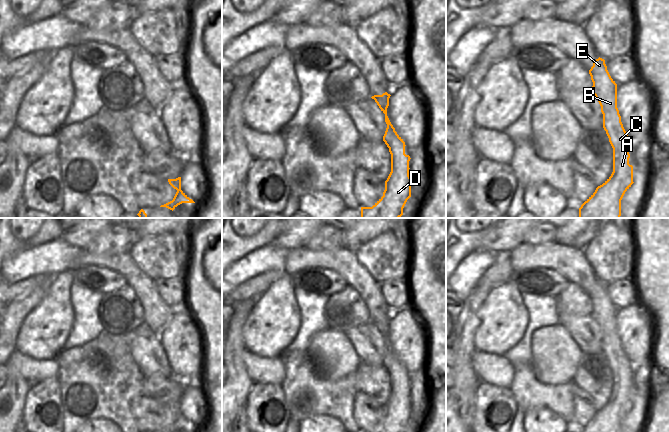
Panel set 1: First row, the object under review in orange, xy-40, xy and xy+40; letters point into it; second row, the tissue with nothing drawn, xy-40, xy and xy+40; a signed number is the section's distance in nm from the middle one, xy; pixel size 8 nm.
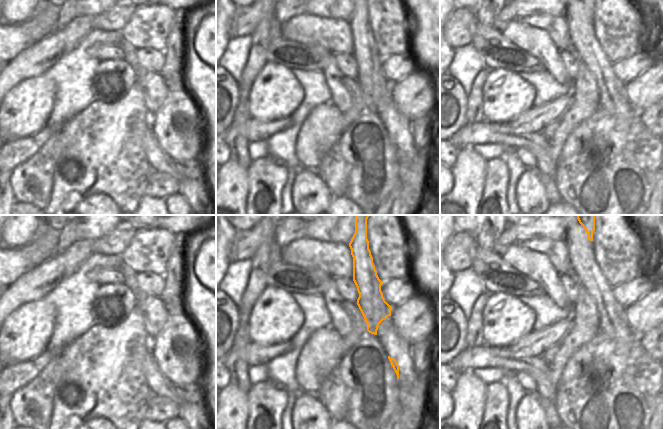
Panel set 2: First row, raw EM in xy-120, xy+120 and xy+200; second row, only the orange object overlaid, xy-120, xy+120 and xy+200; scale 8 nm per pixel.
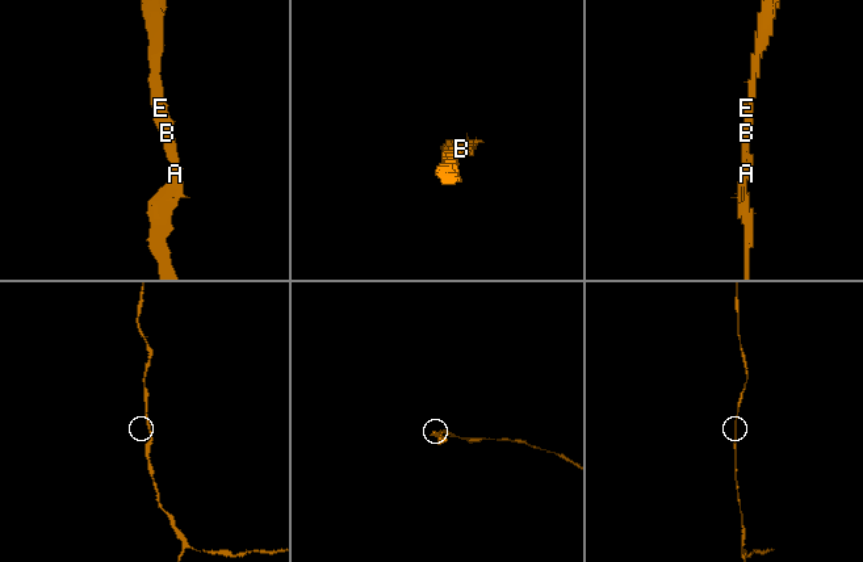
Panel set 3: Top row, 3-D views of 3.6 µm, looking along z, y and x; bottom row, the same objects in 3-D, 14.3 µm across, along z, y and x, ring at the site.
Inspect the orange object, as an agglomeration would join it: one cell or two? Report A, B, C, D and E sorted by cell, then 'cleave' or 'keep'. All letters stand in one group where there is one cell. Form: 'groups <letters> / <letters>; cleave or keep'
groups A B C D E; keep

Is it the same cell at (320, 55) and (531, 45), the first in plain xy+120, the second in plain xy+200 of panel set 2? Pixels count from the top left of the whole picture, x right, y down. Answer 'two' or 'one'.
two

